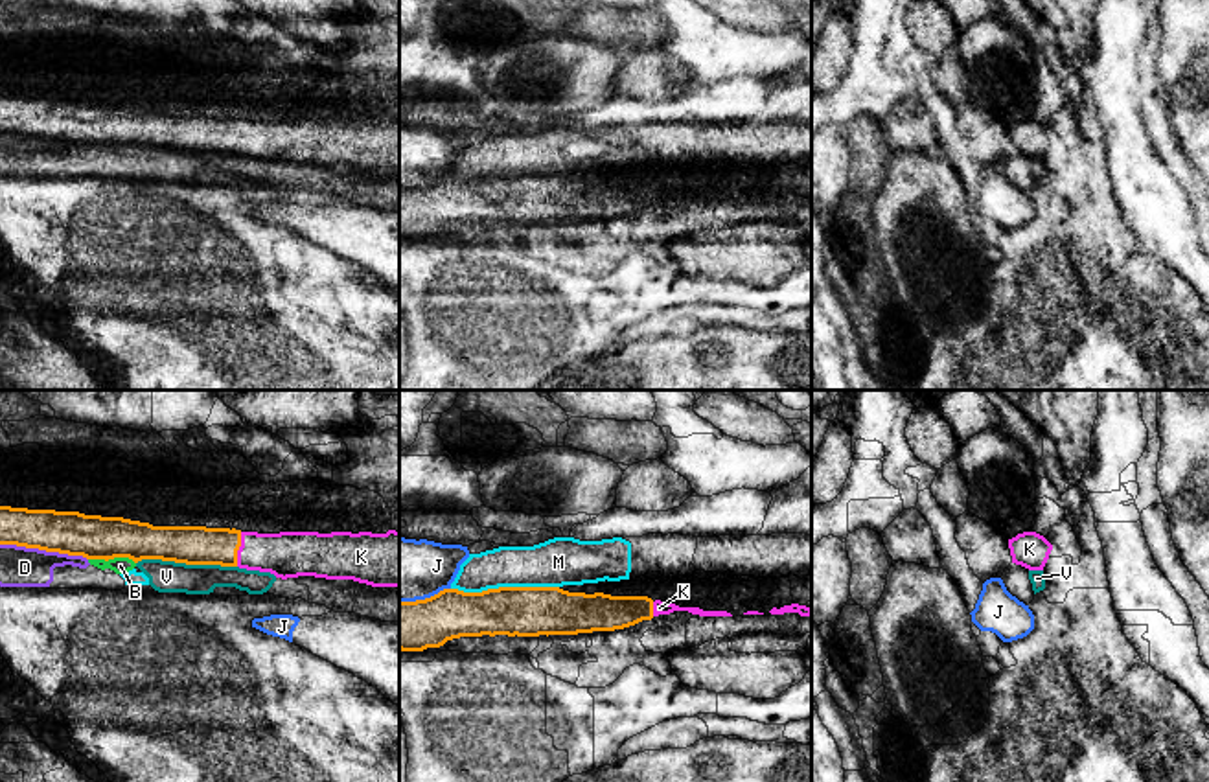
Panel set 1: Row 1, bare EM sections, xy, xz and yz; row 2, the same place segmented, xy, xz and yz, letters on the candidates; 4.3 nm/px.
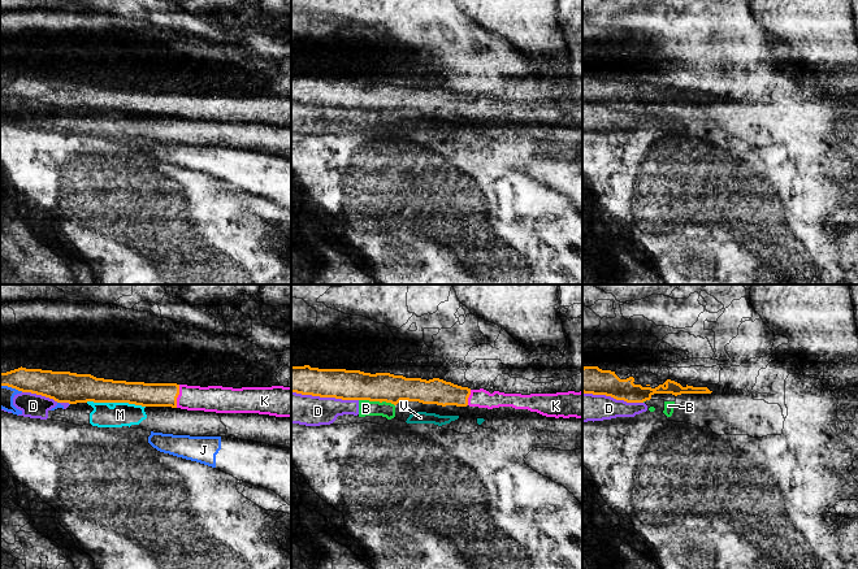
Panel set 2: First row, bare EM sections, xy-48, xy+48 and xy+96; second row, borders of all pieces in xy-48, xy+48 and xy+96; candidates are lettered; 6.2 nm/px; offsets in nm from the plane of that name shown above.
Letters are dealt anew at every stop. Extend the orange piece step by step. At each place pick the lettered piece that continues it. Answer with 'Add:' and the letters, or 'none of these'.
Add: K

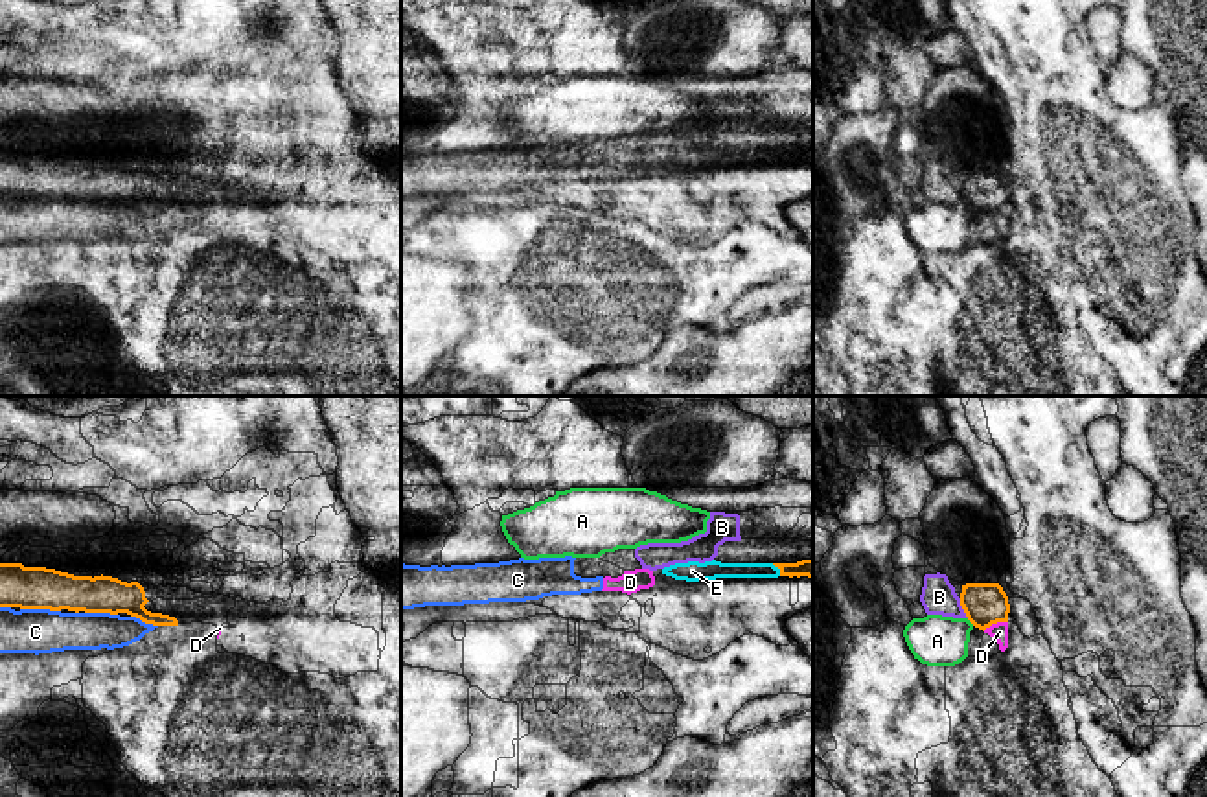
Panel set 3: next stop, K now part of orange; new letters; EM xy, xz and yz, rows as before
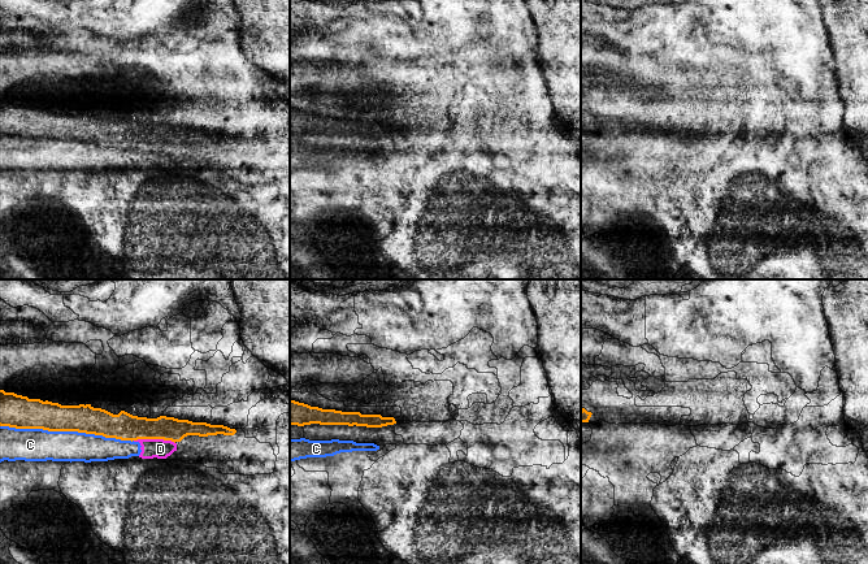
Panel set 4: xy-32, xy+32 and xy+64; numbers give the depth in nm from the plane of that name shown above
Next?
Add: none of these

